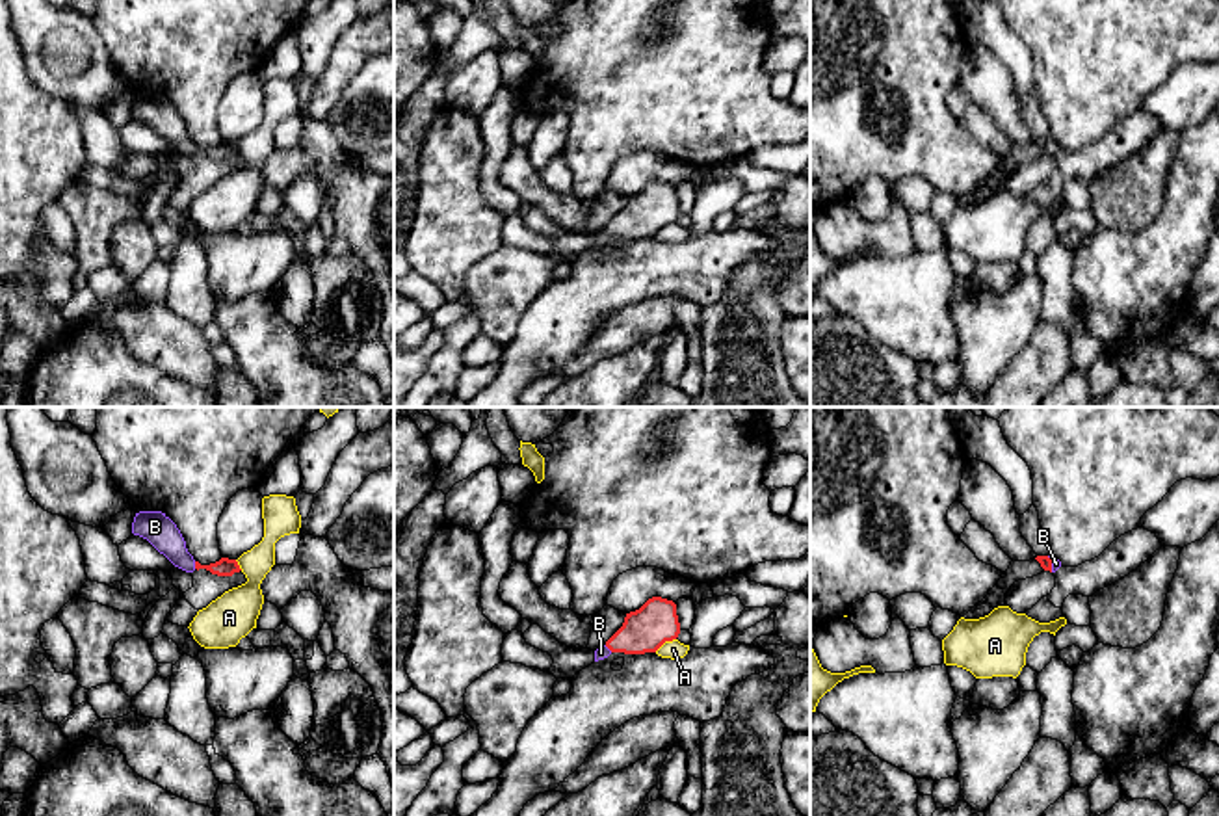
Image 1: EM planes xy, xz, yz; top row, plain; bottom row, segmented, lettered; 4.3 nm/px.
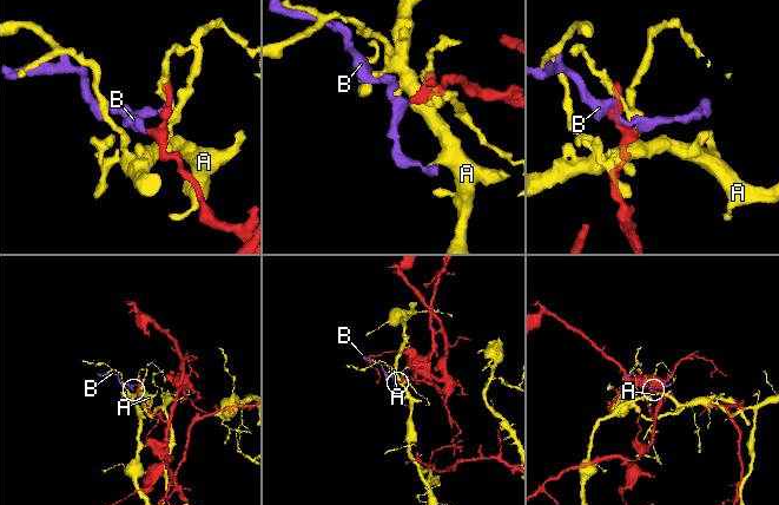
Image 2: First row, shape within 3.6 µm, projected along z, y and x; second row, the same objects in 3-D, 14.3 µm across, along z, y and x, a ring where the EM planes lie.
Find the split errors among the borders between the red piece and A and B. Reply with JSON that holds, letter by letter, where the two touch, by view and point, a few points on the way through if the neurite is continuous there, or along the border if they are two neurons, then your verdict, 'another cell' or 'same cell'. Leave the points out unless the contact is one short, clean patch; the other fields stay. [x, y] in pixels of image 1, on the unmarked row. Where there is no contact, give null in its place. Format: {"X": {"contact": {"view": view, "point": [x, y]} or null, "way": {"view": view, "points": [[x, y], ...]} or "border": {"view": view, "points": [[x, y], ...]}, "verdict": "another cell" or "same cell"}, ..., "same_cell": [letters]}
{"A": {"contact": {"view": "xz", "point": [664, 225]}, "verdict": "another cell"}, "B": {"contact": {"view": "xy", "point": [196, 149]}, "way": {"view": "xy", "points": [[223, 151], [196, 149], [155, 110]]}, "verdict": "same cell"}, "same_cell": ["B"]}

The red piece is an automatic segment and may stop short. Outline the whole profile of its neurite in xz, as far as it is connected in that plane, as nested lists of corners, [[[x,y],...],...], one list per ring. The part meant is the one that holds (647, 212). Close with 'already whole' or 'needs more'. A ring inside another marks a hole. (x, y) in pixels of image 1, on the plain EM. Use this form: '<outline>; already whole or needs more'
[[[652,180],[639,193],[626,197],[623,210],[595,234],[595,245],[611,236],[656,236],[665,225],[676,223],[680,206],[673,184]]]; needs more

